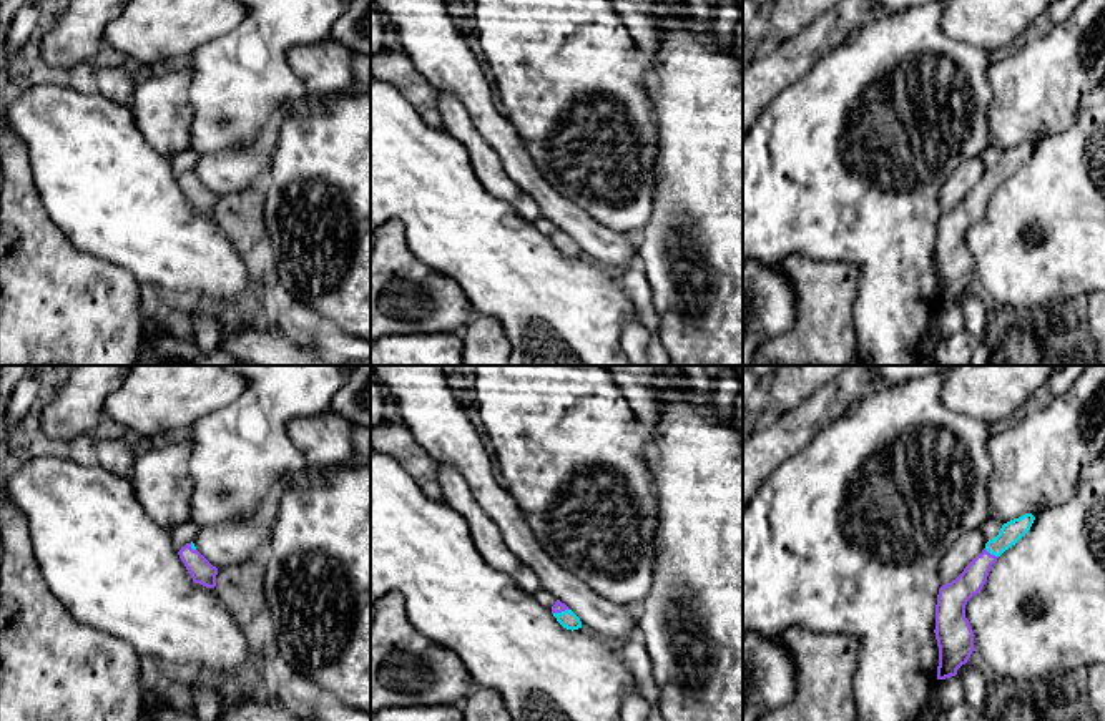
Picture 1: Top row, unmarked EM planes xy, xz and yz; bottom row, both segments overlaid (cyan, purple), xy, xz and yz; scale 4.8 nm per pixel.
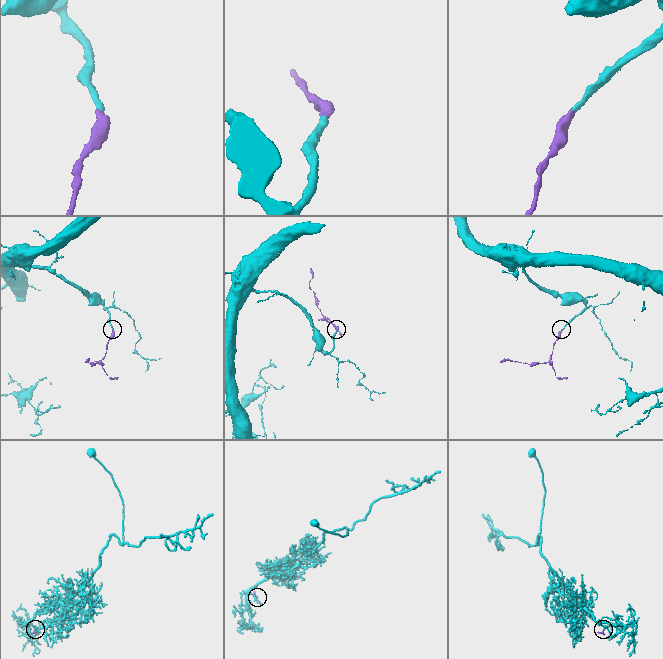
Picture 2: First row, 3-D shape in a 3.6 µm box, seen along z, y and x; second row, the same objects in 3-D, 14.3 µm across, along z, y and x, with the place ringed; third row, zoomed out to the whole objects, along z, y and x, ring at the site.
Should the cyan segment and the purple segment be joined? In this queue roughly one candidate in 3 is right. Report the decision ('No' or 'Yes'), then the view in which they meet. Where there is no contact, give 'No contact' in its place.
Yes. Touches cyan in yz

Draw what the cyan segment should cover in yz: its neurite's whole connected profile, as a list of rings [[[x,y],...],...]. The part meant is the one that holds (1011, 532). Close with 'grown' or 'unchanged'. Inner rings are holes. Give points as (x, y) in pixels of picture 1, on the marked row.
[[[1025,513],[1004,523],[999,535],[985,543],[962,573],[939,588],[934,630],[939,646],[937,679],[955,676],[970,658],[975,648],[965,605],[982,590],[997,558],[1030,530],[1034,520],[1032,513]]] | grown

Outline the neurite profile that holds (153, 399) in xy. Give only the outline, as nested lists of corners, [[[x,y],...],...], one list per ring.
[[[130,365],[121,387],[106,397],[103,414],[140,437],[160,439],[228,405],[246,387],[246,379],[223,365]]]

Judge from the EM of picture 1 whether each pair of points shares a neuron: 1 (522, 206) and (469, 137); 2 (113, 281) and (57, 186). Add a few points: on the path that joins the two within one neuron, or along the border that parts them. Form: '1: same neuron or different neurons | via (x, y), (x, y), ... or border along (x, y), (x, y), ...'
1: same neuron | via (507, 190), (491, 173), (481, 153)
2: different neurons | border along (67, 236), (80, 250), (110, 259), (135, 276)

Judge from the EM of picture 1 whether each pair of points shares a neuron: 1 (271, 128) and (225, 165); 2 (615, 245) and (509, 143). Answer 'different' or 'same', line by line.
1: same
2: same

